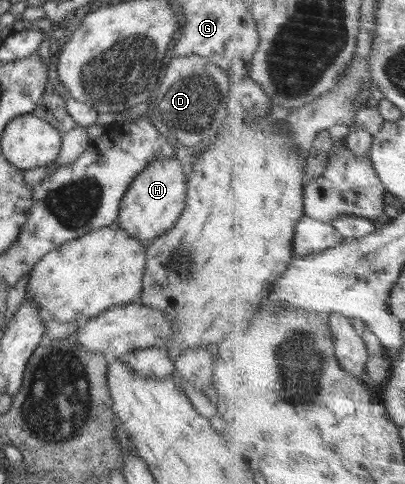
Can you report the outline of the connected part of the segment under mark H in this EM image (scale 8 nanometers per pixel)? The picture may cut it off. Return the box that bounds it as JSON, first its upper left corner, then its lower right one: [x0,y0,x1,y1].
[116,156,188,242]

